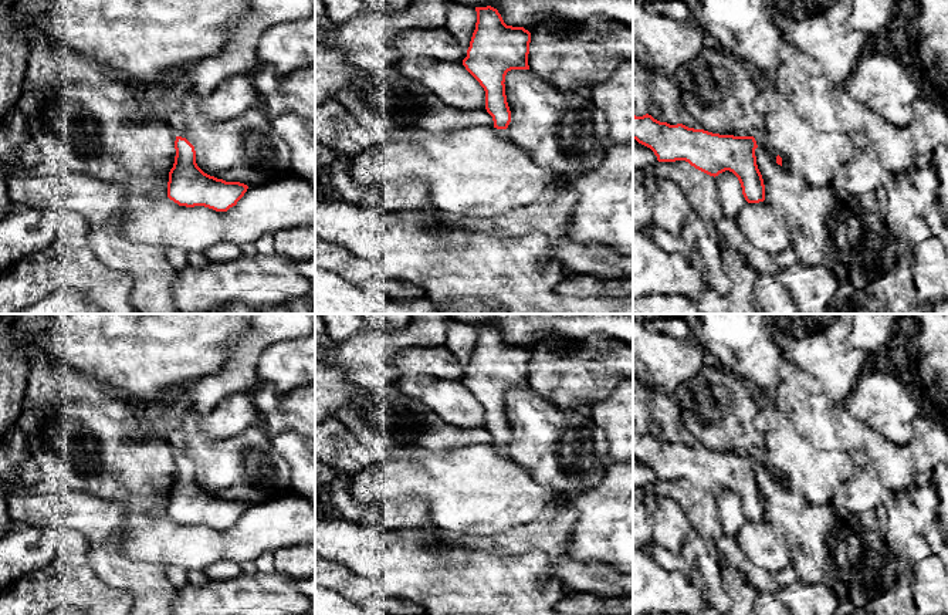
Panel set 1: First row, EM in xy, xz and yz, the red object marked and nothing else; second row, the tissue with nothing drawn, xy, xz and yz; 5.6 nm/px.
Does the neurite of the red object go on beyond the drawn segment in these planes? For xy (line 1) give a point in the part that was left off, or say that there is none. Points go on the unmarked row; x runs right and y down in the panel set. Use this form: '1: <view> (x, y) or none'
1: none

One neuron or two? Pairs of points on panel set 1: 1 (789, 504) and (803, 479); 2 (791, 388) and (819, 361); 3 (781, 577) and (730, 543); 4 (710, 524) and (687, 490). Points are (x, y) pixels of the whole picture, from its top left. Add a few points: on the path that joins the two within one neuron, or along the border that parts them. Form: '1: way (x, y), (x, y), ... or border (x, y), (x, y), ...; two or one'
1: border (782, 483), (813, 504), (828, 504); two
2: border (784, 358), (812, 375), (830, 396); two
3: border (772, 574), (779, 588); two
4: way (703, 516), (701, 509), (691, 499); one

